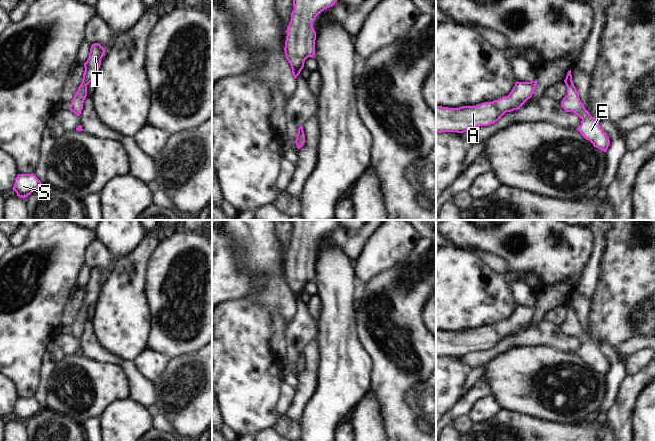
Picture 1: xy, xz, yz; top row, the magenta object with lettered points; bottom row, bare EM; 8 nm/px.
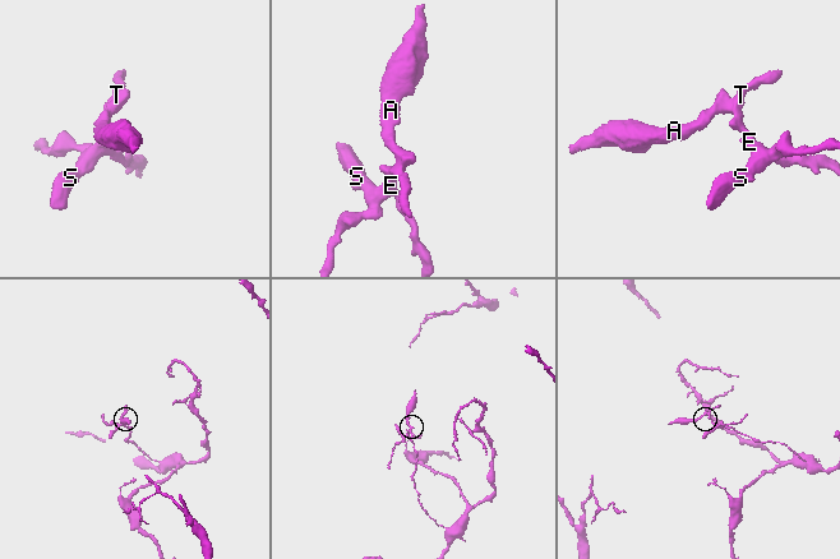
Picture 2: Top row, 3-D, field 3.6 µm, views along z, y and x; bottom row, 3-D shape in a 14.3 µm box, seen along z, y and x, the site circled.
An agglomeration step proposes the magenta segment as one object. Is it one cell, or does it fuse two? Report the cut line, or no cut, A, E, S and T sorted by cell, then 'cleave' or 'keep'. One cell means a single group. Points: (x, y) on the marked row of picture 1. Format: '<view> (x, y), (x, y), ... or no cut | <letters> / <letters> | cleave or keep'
no cut | A E S T | keep

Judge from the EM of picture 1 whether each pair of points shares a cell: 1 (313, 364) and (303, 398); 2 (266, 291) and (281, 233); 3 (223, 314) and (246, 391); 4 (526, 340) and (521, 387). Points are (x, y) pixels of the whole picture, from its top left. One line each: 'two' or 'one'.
1: one
2: two
3: one
4: two

